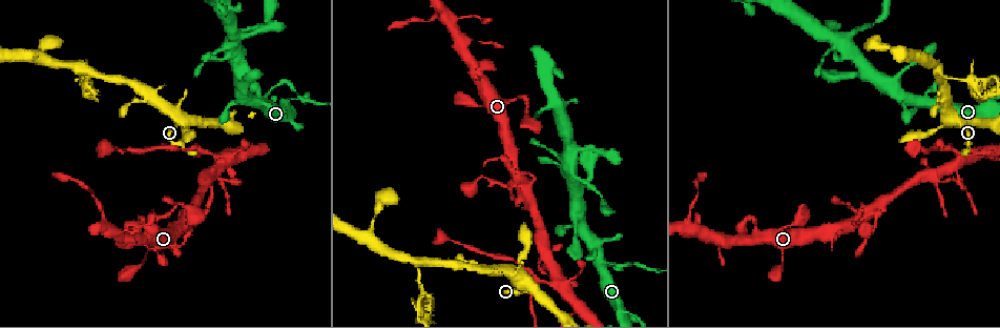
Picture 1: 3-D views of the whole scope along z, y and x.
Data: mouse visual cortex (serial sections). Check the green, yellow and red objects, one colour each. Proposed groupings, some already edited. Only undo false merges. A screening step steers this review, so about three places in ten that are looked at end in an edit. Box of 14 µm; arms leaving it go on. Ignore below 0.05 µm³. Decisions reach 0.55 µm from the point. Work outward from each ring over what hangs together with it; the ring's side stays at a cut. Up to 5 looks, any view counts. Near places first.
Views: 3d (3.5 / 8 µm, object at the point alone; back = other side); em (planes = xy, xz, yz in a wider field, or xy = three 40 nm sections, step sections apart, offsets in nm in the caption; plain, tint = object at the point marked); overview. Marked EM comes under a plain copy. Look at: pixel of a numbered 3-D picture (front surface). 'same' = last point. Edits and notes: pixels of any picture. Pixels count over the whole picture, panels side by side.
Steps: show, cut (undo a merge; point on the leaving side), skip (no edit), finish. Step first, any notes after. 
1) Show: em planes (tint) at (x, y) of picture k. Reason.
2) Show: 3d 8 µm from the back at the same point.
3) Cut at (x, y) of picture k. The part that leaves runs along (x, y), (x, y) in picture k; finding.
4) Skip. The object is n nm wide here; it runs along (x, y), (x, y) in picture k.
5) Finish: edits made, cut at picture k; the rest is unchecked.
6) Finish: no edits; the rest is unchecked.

Show: 3d 8 µm from the back at (82, 68) of picture 1. Two arms in line, one across.

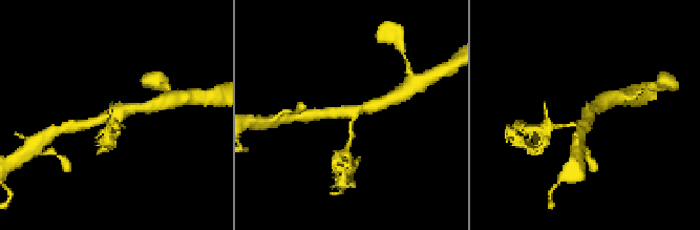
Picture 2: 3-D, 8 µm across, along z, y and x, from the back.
Show: em planes (tint) at (354, 111) of picture 2. Now the EM.

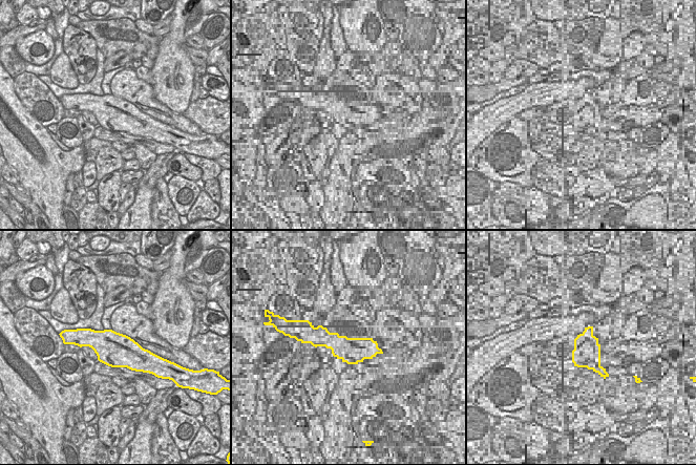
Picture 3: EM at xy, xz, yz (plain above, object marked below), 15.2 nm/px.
Skip. 3 arms meet here; it runs along (90, 124), (127, 108), (147, 106) in picture 2; one cell here.

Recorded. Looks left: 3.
Show: 3d 3.5 µm at (289, 102) of picture 1. Two arms at a narrow angle.

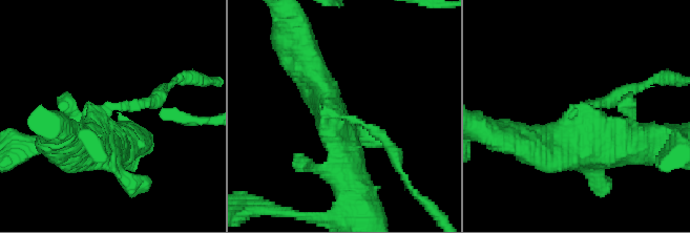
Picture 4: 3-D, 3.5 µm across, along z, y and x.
Show: em xy step 1 (tint) at (342, 115) of picture 4. 4 arms meet here; the arms are 200, 450, 450, 500 nm wide.

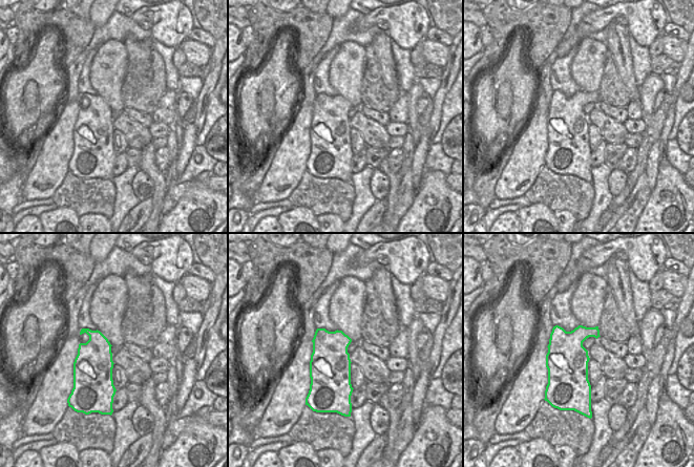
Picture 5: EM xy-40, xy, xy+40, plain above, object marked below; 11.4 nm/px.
Cut at (609, 103) of picture 4. The part that leaves runs along (124, 106), (150, 103), (163, 84) in picture 4; two cells meet here.

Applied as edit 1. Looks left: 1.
Finish: edits made, cut at picture 4; the rest is unchecked.

